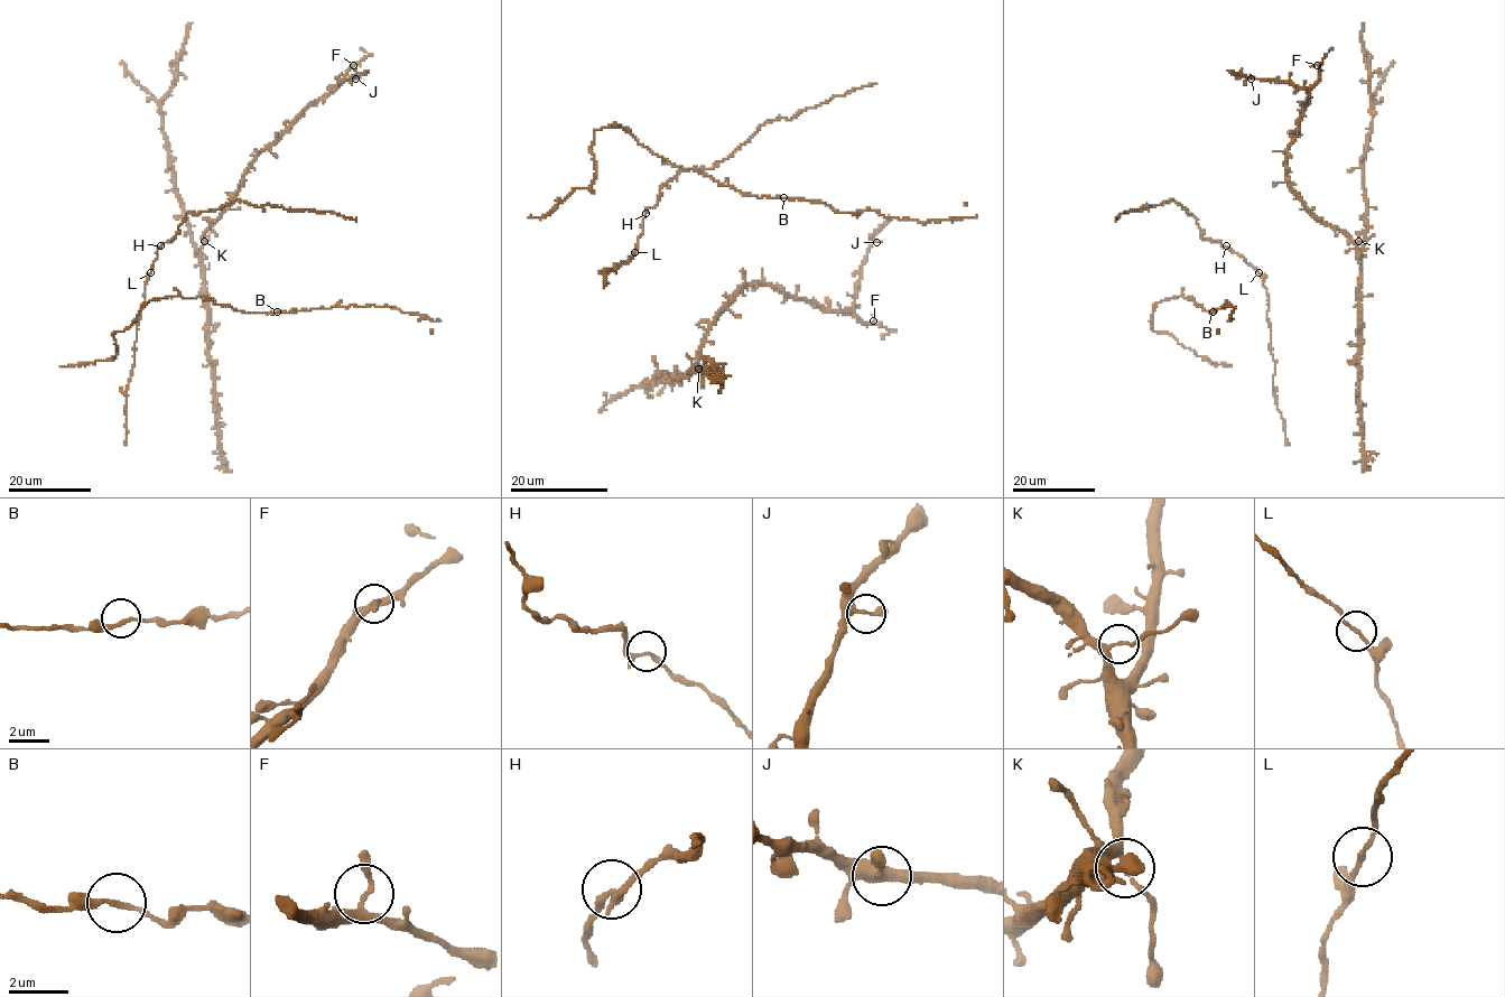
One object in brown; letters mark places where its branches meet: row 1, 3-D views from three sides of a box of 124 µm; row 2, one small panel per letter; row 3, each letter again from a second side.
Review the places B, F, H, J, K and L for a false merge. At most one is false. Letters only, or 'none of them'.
K

